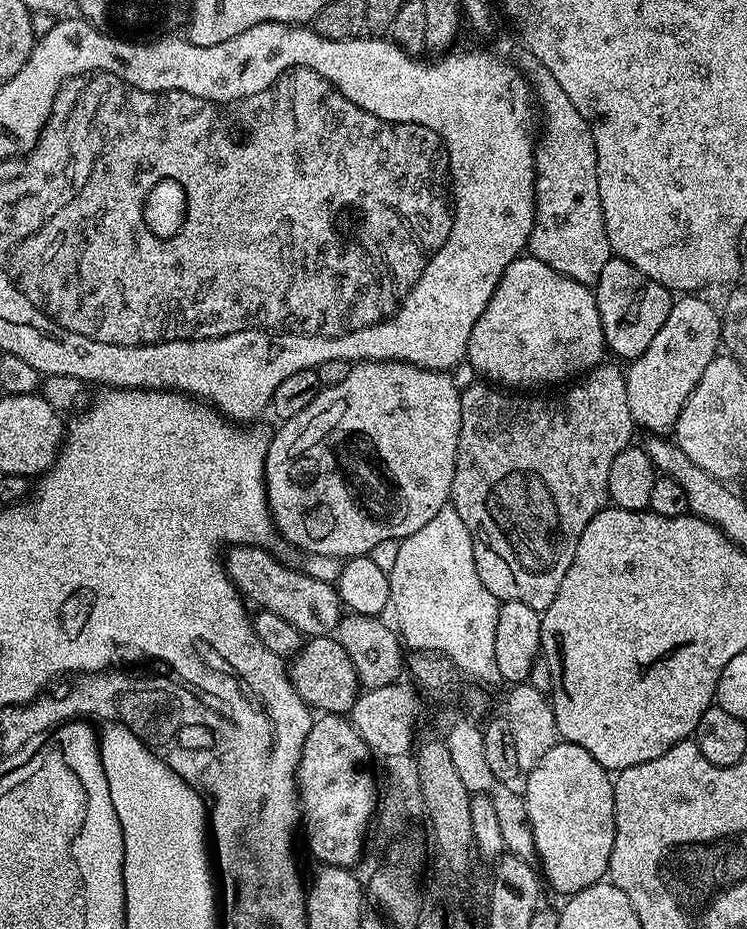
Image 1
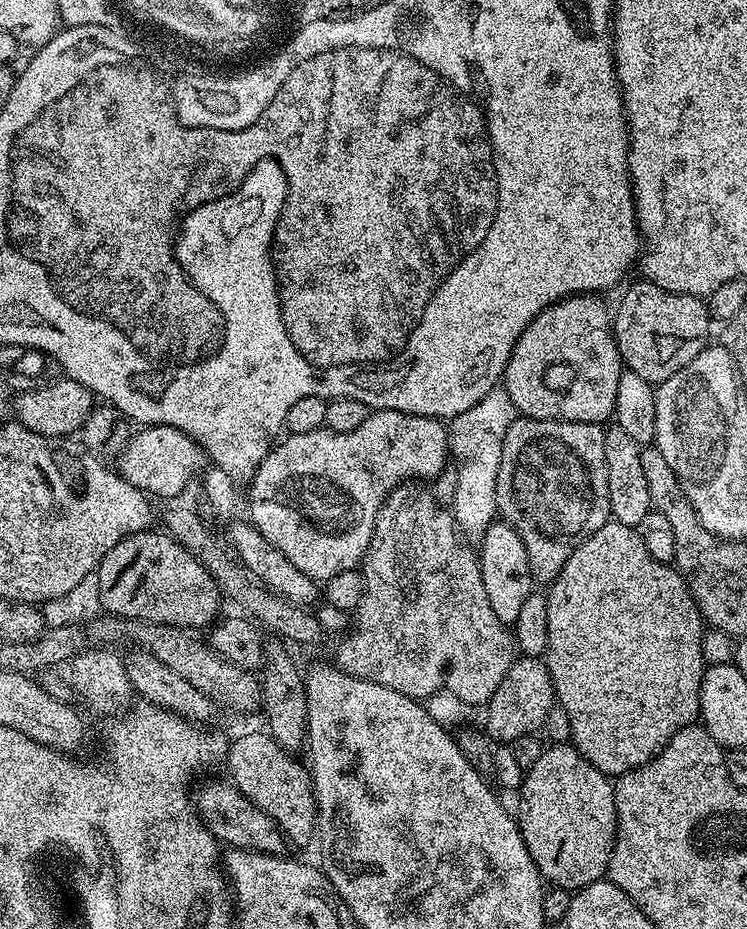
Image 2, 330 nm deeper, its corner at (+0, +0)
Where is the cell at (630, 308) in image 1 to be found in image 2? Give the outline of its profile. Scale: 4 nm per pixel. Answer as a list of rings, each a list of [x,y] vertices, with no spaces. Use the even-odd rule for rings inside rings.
[[[647,278],[641,281],[625,290],[620,305],[614,308],[611,325],[623,367],[655,386],[678,374],[682,366],[694,362],[696,355],[709,347],[710,313],[701,297],[659,288]]]

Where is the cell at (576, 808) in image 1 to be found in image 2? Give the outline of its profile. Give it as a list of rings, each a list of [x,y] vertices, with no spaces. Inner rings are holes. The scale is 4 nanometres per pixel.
[[[553,743],[551,746],[545,747],[542,758],[538,758],[538,762],[534,762],[534,766],[525,771],[523,784],[518,789],[518,796],[520,796],[520,812],[518,811],[520,833],[534,858],[536,869],[549,885],[575,890],[585,888],[587,884],[593,884],[595,880],[605,879],[608,863],[612,857],[612,848],[616,845],[616,793],[613,781],[609,777],[597,770],[571,743]]]

